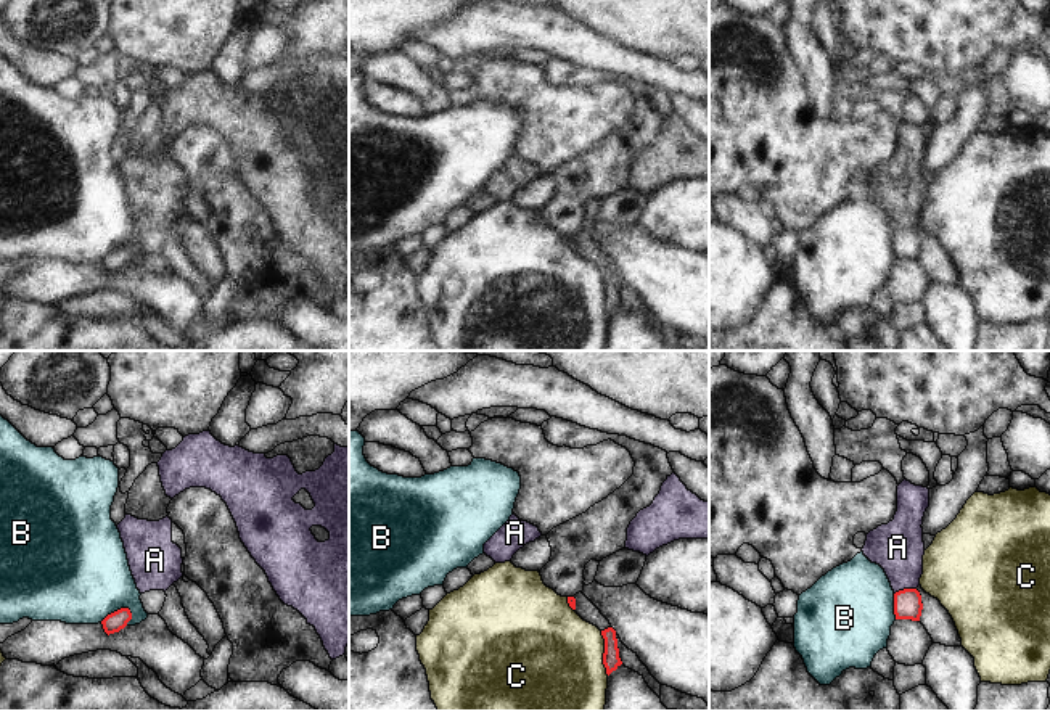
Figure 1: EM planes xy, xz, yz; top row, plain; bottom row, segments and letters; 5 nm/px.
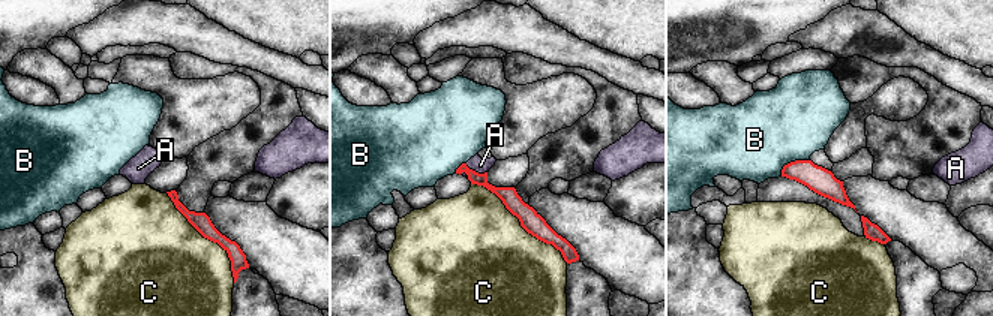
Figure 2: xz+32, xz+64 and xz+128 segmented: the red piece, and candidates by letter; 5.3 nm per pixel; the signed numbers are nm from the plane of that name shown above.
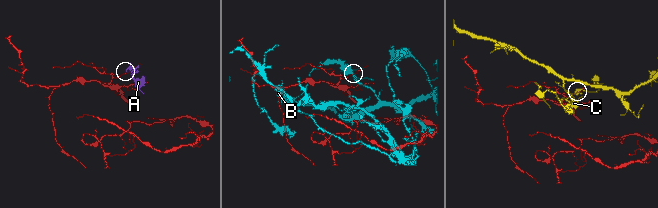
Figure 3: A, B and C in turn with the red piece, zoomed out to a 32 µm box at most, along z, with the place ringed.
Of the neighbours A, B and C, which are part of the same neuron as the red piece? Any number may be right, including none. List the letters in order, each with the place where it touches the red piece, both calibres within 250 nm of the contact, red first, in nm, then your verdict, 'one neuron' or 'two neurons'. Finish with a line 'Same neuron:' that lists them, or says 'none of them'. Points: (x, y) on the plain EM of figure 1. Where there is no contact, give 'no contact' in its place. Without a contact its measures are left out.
A: meets red in yz at (904, 229); 140 nm thick on the red side, 260 nm on the other; two neurons
B: meets red in xy at (118, 250); 100 nm thick on the red side, 480 nm on the other; two neurons
C: meets red in xz at (603, 293); 90 nm thick on the red side, 480 nm on the other; two neurons
Same neuron: none of them

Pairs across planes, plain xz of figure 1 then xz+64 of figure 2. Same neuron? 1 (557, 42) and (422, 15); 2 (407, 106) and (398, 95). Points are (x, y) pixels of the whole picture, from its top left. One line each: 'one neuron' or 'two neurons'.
1: two neurons
2: two neurons

